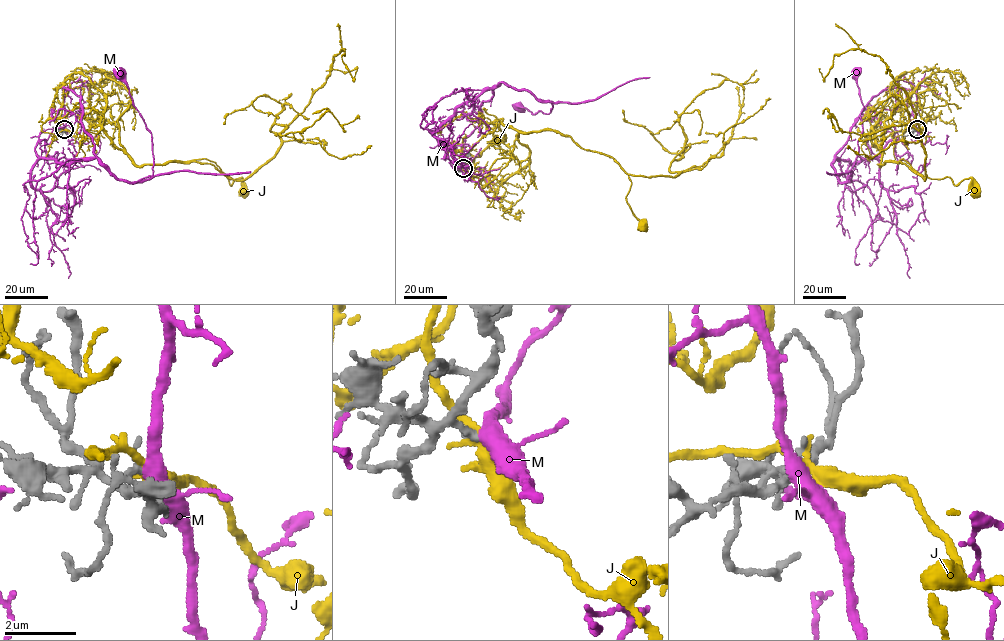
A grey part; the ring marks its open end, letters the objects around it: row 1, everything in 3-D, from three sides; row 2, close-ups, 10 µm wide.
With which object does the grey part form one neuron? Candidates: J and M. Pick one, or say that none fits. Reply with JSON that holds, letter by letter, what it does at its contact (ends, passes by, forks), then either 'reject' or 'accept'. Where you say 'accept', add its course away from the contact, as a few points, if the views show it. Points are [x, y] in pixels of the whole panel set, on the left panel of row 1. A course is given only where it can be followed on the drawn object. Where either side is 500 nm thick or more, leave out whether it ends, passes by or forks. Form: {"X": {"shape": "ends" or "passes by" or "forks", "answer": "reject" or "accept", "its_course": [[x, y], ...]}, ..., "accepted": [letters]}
{"J": {"shape": "passes by", "answer": "reject"}, "M": {"shape": "passes by", "answer": "reject"}, "accepted": []}

